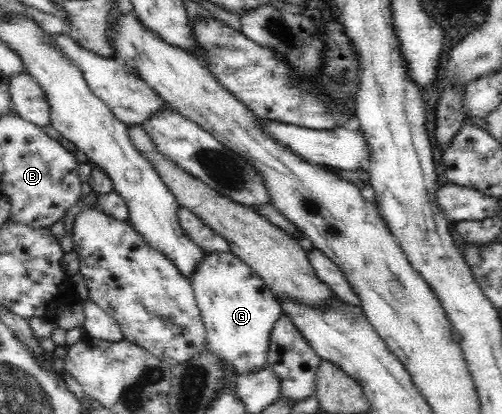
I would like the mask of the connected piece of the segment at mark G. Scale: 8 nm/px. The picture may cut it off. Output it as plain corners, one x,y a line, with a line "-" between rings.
203,251
189,281
207,330
209,349
237,375
266,365
271,327
282,311
270,287
242,259
219,251

